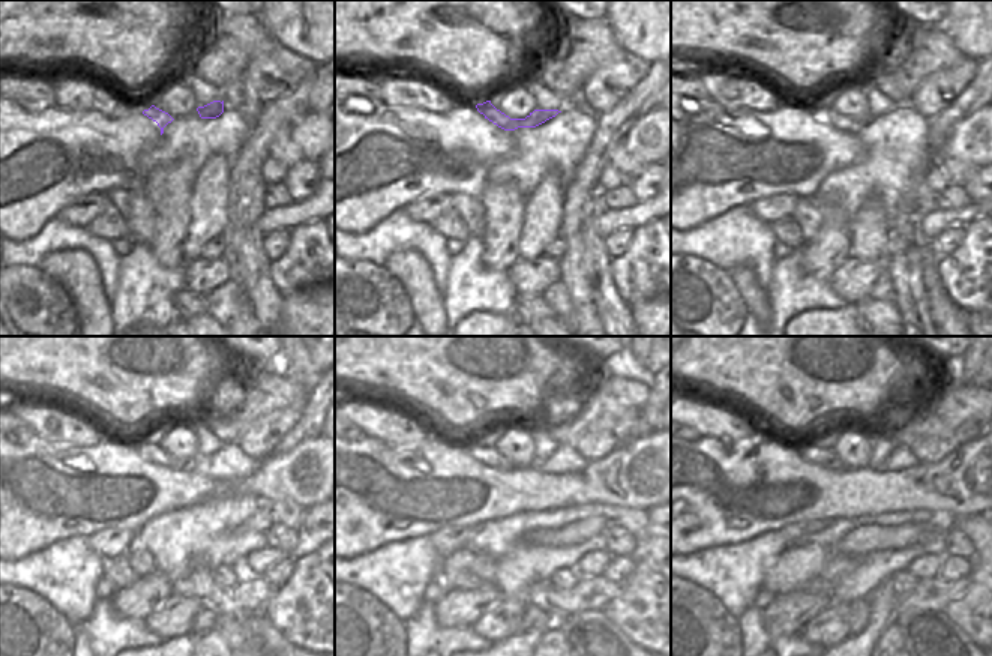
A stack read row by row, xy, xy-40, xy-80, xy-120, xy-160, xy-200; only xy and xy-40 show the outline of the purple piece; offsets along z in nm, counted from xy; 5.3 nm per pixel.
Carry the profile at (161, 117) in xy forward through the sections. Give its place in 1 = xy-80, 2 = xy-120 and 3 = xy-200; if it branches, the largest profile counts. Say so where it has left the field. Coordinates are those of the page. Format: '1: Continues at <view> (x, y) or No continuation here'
1: Continues at xy-80 (826, 113)
2: Continues at xy-120 (147, 448)
3: Continues at xy-200 (826, 458).

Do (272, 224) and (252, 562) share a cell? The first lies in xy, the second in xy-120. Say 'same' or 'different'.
same

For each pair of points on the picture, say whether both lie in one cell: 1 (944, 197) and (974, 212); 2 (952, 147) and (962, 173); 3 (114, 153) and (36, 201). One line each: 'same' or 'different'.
1: different
2: different
3: same

